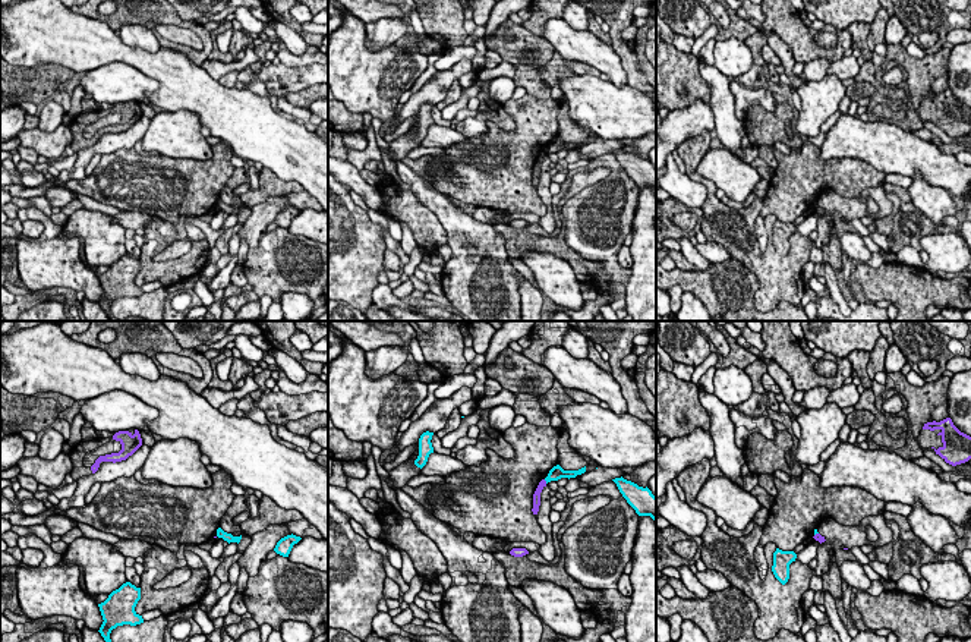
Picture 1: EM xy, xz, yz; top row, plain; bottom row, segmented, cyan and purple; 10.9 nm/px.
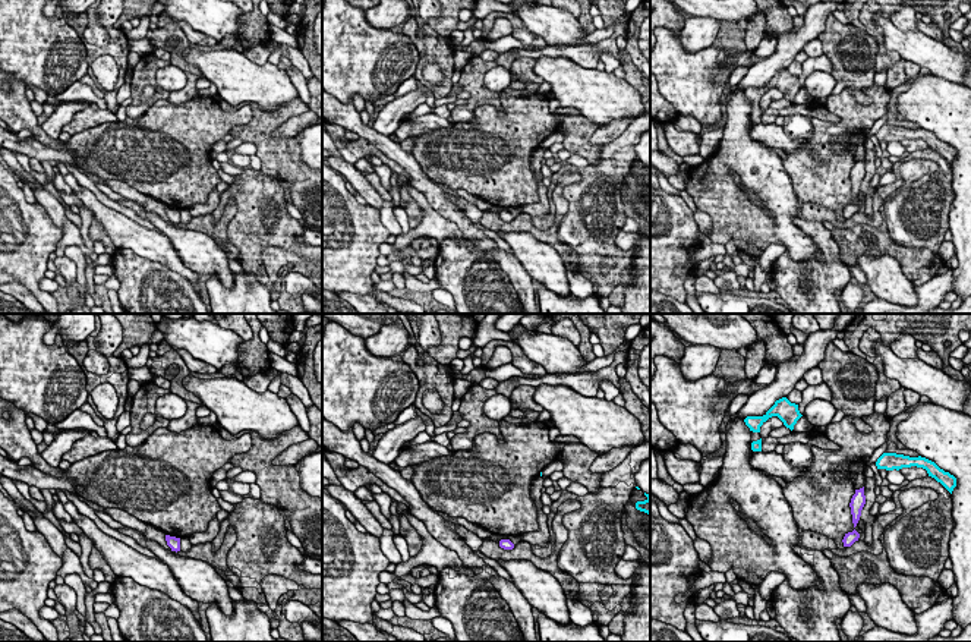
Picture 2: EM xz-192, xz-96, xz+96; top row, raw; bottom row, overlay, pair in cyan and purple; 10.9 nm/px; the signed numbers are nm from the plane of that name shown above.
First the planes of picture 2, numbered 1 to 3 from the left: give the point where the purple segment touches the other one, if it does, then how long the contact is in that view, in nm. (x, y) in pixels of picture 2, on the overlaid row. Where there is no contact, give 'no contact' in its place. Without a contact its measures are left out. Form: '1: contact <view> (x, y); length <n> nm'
1: no contact
2: no contact
3: no contact

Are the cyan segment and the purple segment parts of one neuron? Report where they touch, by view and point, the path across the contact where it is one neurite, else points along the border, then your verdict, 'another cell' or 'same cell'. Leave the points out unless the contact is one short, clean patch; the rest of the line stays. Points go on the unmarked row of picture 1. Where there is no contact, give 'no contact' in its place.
xz (545, 151) | along xz (544, 151), (547, 154) | another cell

